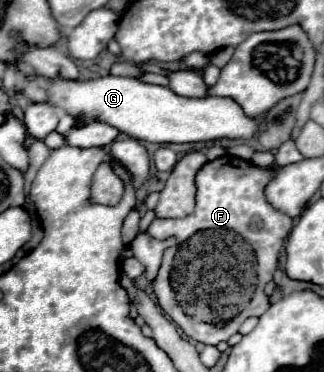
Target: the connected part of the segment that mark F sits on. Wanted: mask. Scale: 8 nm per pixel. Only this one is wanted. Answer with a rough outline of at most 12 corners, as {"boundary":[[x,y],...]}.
{"boundary":[[232,155],[196,177],[196,211],[152,287],[194,341],[270,307],[294,223],[264,195],[278,163]]}

